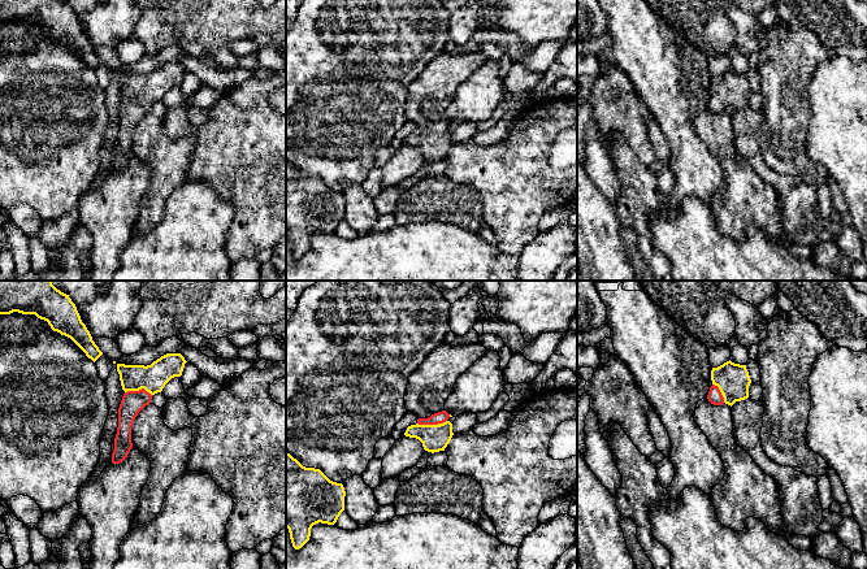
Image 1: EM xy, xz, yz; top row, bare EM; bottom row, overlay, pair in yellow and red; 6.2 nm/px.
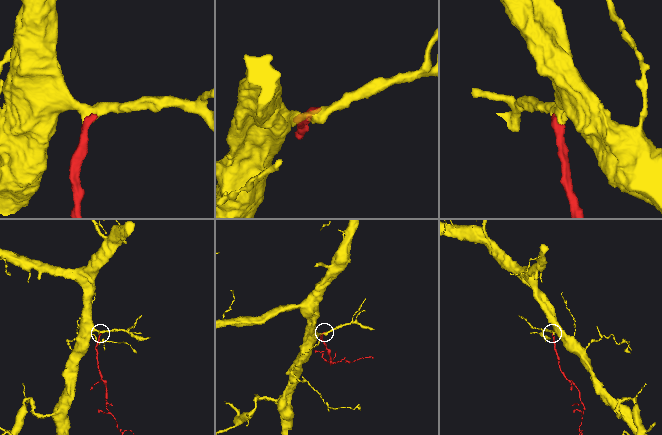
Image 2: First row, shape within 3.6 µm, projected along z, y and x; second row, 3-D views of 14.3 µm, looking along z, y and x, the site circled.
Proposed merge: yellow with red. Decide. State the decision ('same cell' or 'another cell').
same cell

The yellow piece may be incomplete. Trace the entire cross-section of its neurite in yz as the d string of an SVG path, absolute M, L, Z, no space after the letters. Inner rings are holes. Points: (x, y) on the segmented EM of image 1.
M731 360L711 370L712 386L707 399L714 405L733 405L749 398L751 383L746 365L734 364Z

